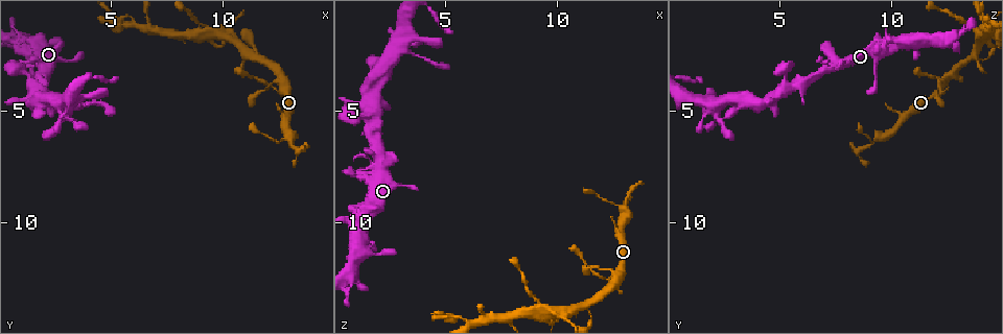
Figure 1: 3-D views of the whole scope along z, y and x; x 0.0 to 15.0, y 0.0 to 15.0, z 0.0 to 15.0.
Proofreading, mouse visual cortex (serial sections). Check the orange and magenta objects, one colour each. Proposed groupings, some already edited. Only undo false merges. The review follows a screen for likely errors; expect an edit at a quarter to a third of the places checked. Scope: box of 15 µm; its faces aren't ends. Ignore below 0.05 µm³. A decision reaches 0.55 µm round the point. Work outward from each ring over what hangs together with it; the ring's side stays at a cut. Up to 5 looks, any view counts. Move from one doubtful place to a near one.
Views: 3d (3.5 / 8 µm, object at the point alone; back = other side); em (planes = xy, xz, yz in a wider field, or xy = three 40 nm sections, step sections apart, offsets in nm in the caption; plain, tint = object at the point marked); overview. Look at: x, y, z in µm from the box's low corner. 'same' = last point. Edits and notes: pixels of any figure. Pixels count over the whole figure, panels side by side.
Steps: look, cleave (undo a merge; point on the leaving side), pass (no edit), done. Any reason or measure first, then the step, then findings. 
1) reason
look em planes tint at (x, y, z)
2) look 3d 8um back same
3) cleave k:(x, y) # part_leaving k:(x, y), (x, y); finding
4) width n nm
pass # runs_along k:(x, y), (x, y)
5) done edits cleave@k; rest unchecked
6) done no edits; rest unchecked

thin arm on a thick one
look 3d 3.5um back at (3.1, 4.9, 2.0)

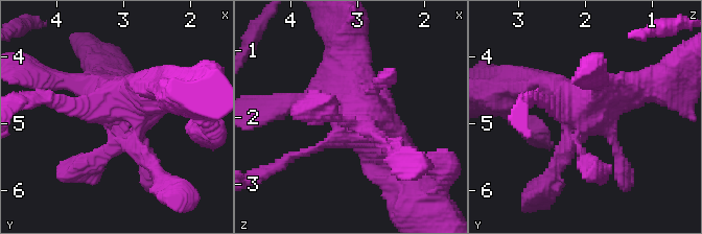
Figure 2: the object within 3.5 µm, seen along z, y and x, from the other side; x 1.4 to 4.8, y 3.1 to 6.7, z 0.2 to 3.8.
pass # runs_along 2:(408, 171), (354, 120), (348, 56); all the same cell

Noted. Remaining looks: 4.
three-way junction
look 3d 3.5um at (12.7, 3.6, 12.3)

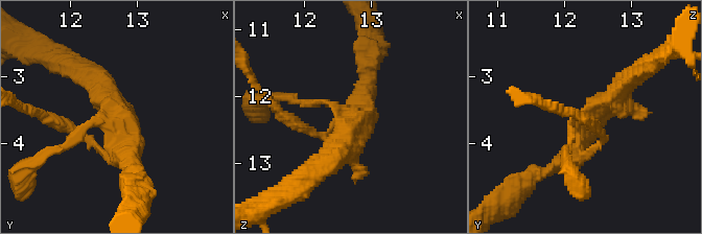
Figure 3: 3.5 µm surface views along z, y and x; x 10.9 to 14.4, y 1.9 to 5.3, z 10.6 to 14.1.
look em xy step 1 tint at (12.65, 3.70, 12.25)

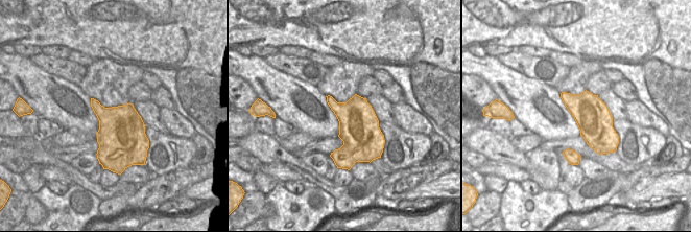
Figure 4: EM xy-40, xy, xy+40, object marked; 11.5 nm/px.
arms 3
cleave 3:(294, 124) # part_leaving 3:(322, 135), (283, 117), (263, 95); two cells meet here

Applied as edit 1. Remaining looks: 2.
done edits cleave@3; rest unchecked

